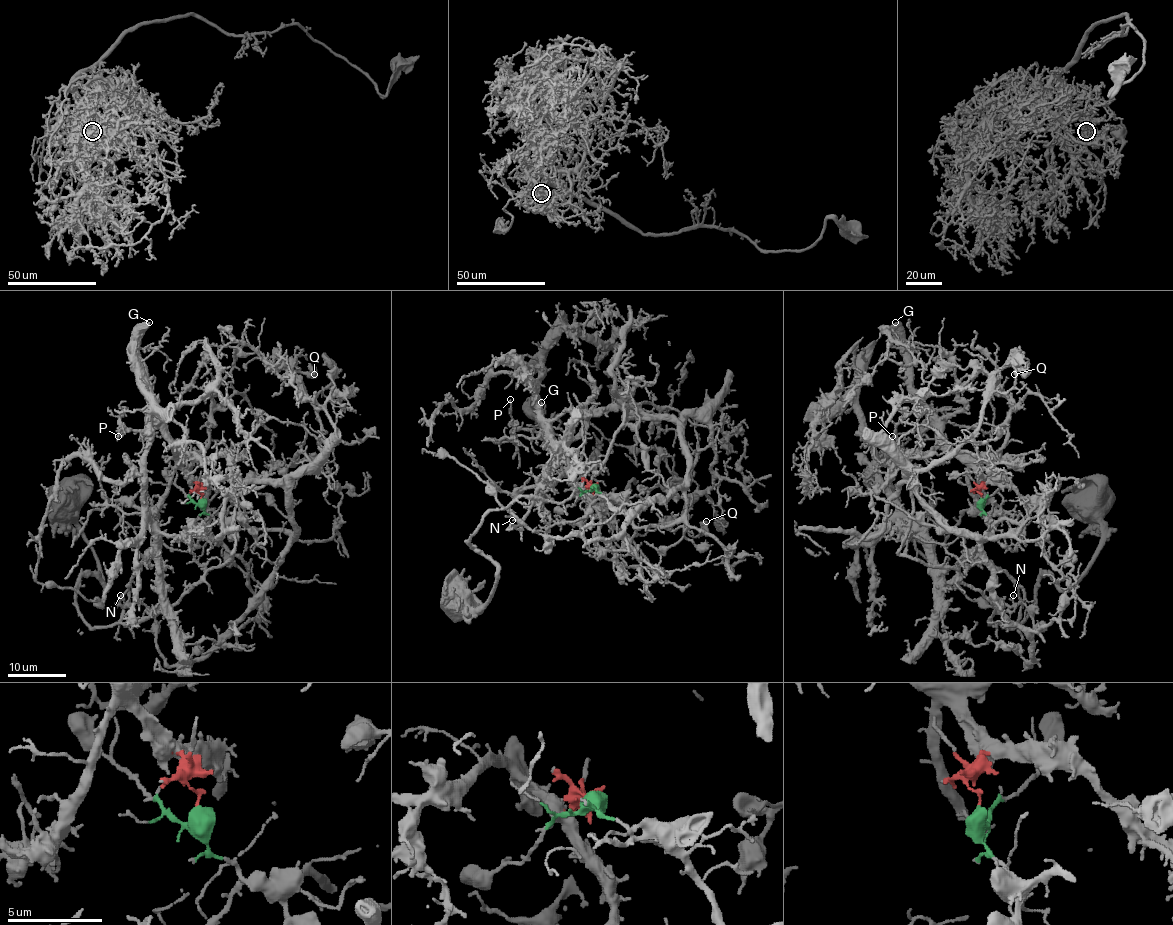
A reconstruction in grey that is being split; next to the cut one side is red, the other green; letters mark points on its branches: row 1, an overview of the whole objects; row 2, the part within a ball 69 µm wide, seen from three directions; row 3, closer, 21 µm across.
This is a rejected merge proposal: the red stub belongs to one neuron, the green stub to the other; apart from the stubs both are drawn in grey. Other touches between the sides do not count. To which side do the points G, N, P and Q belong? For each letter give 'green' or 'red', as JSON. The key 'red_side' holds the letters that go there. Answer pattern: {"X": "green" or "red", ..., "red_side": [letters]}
{"G": "red", "N": "green", "P": "red", "Q": "green", "red_side": ["G", "P"]}

